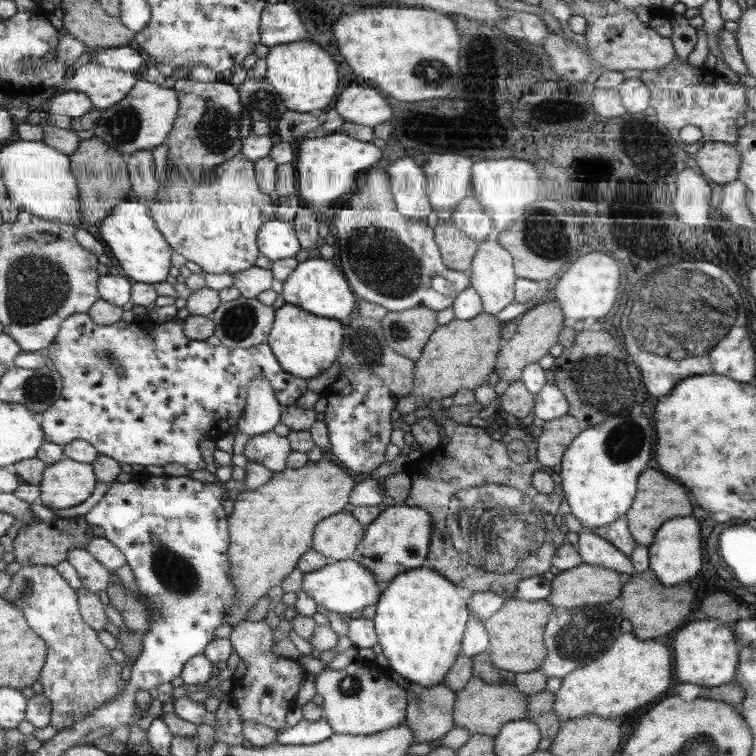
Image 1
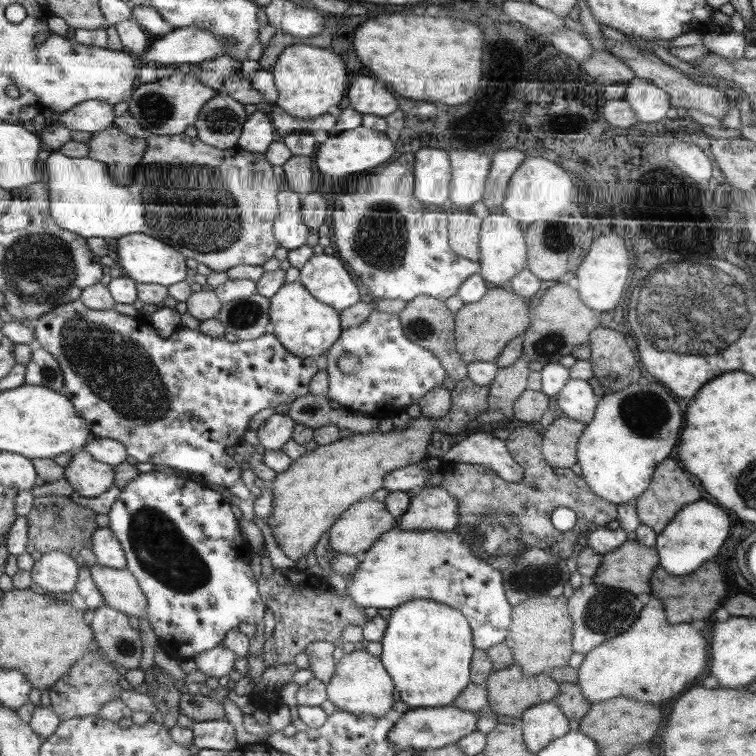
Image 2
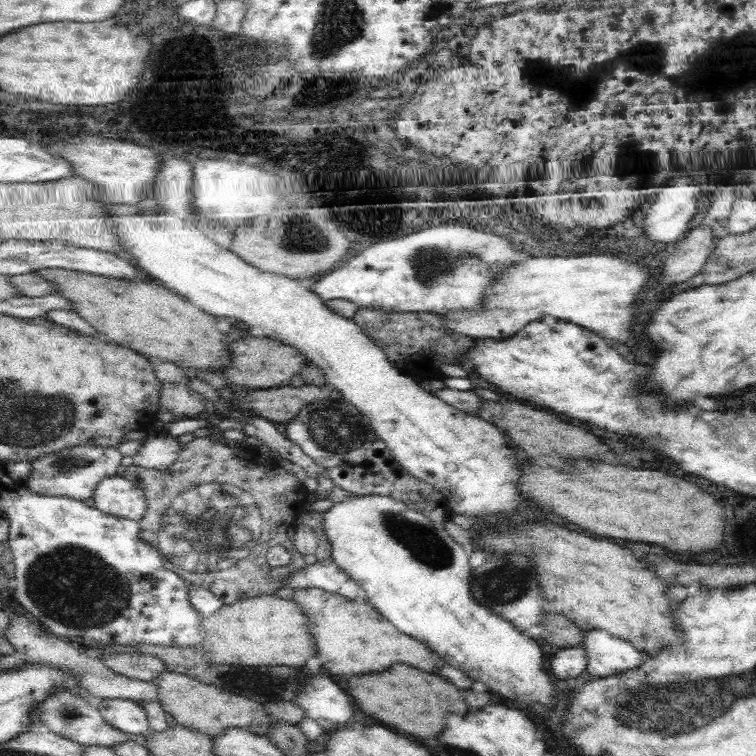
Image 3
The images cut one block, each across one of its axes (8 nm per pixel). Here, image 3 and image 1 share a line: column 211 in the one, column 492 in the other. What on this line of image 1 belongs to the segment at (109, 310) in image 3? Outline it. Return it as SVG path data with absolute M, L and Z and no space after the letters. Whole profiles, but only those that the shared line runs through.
M481 311L475 318L459 320L454 318L447 324L438 325L423 346L421 357L413 364L413 388L395 406L400 414L409 414L421 408L425 401L439 401L457 393L459 389L473 390L485 383L493 372L493 362L498 358L499 321L495 315Z

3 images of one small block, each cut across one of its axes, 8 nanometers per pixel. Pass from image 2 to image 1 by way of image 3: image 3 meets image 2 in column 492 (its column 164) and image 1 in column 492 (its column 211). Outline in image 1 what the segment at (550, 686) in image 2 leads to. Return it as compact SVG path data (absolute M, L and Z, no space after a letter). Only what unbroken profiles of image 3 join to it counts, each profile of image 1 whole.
M471 677L464 688L454 692L453 726L467 729L471 735L484 734L497 736L498 730L506 722L525 719L528 711L526 696L519 693L512 682L503 685L492 685Z

